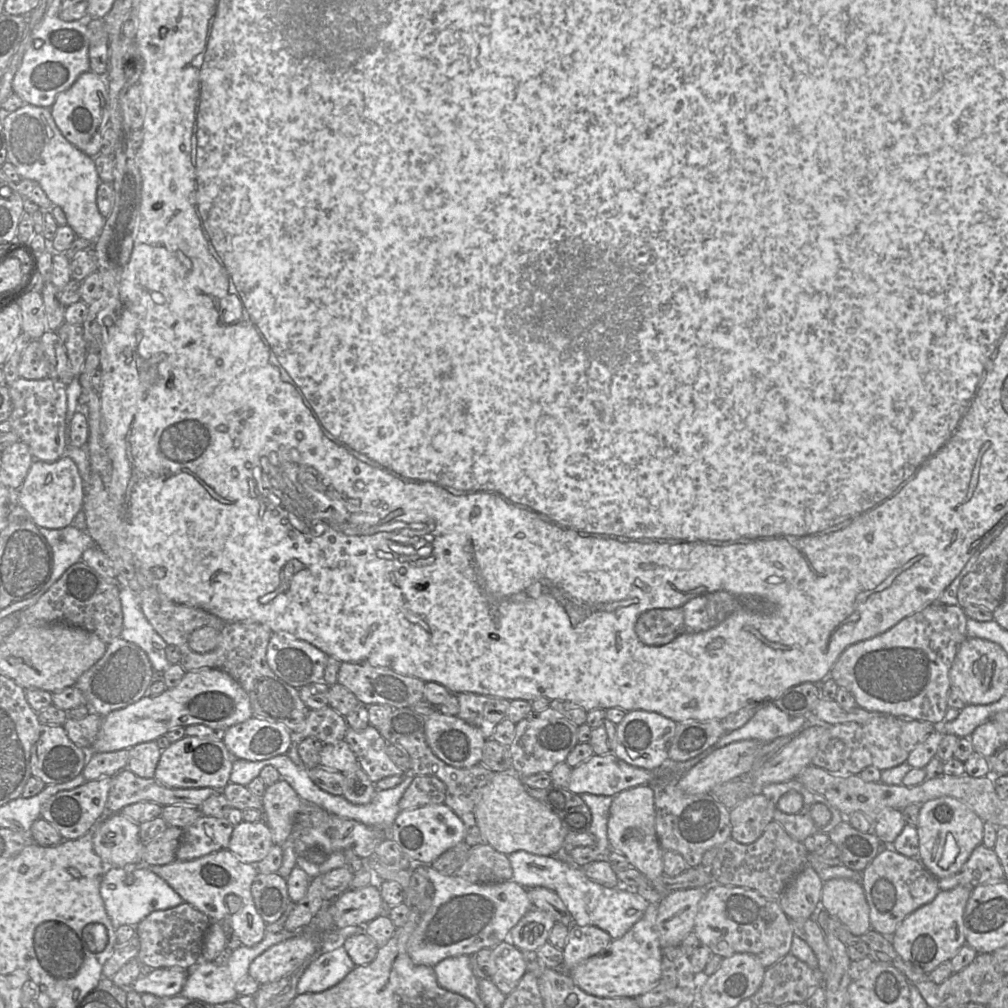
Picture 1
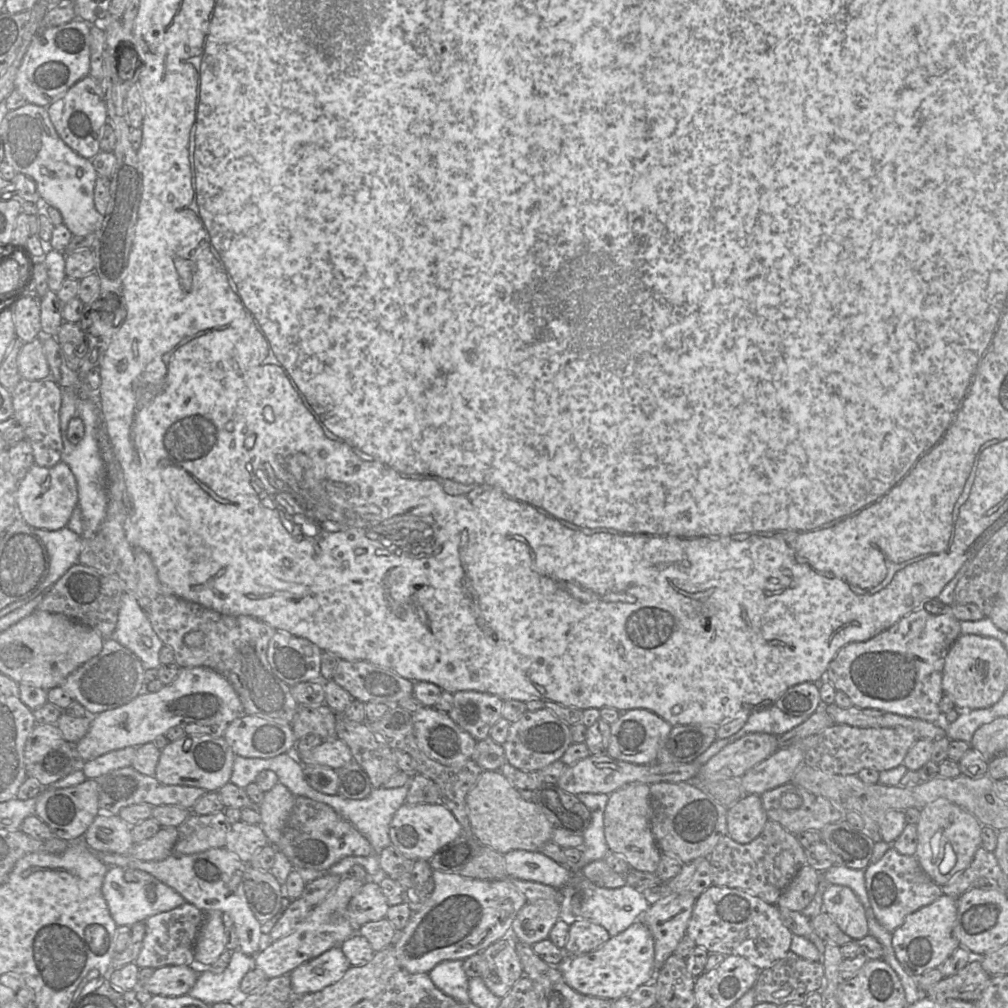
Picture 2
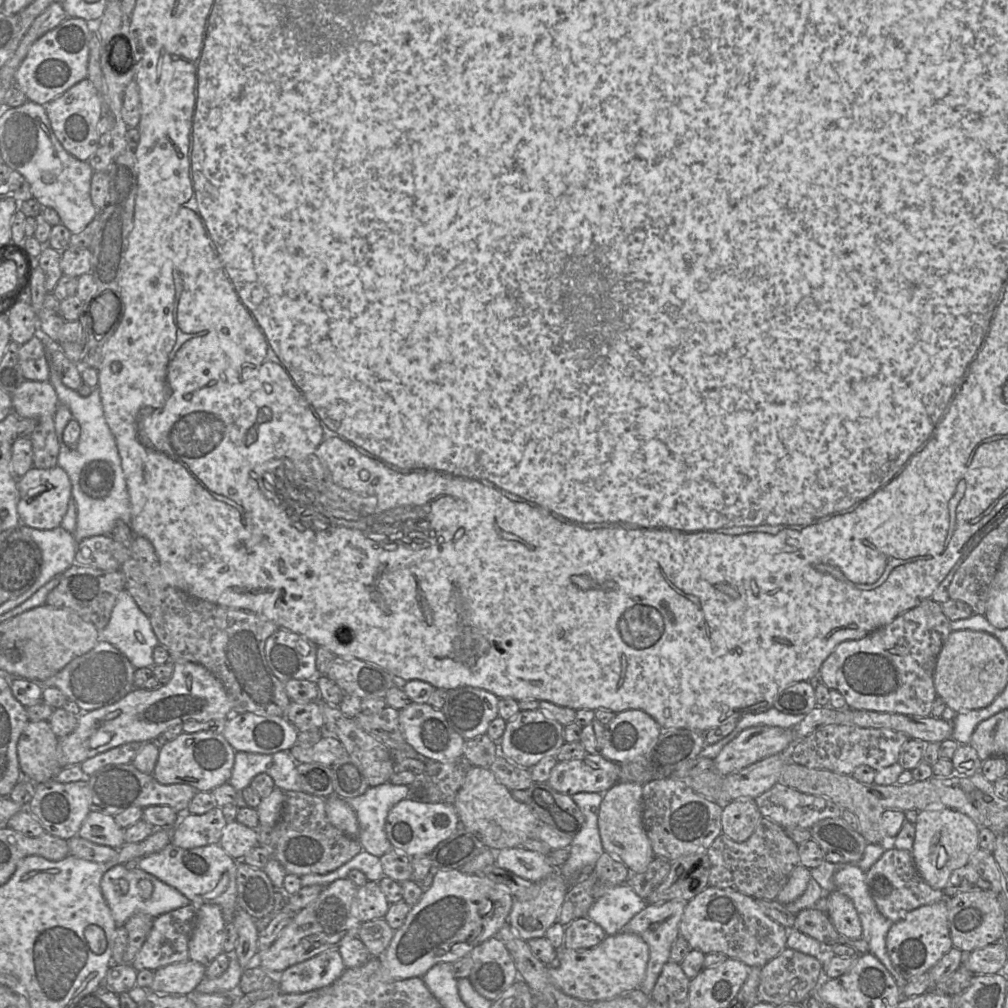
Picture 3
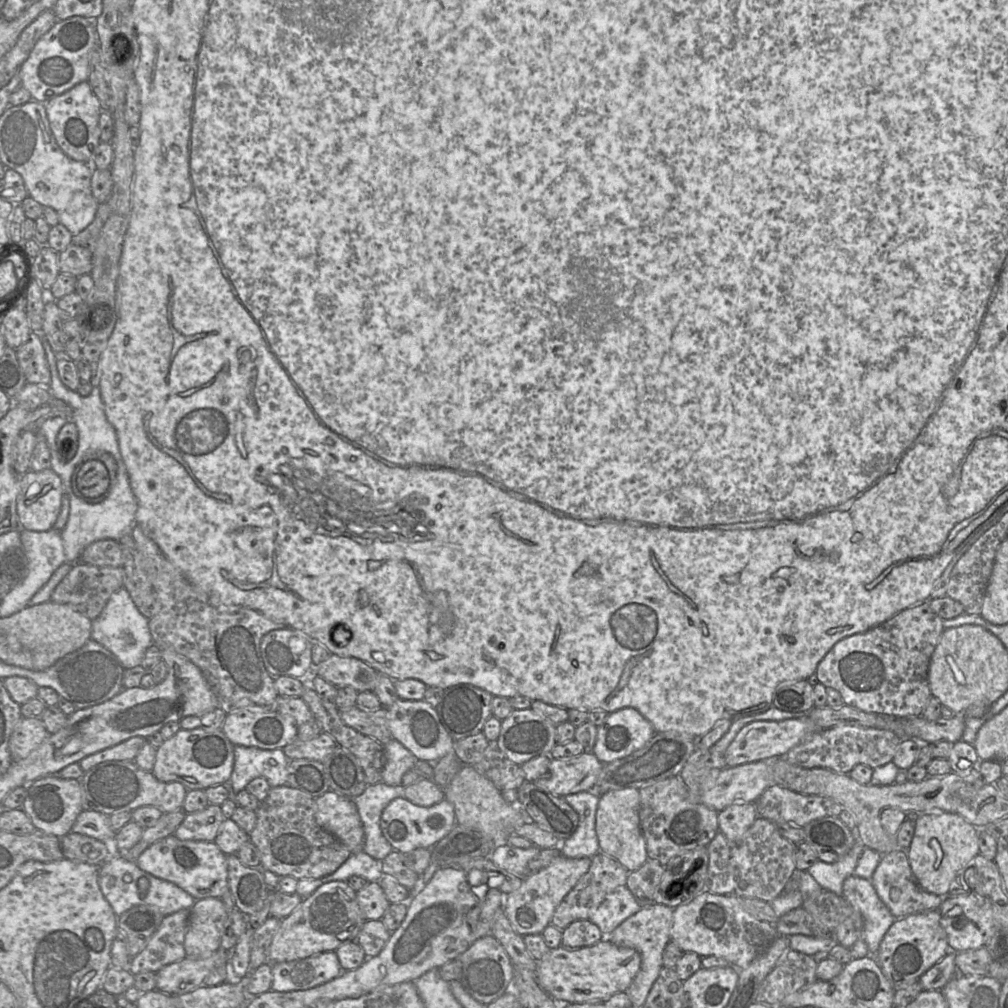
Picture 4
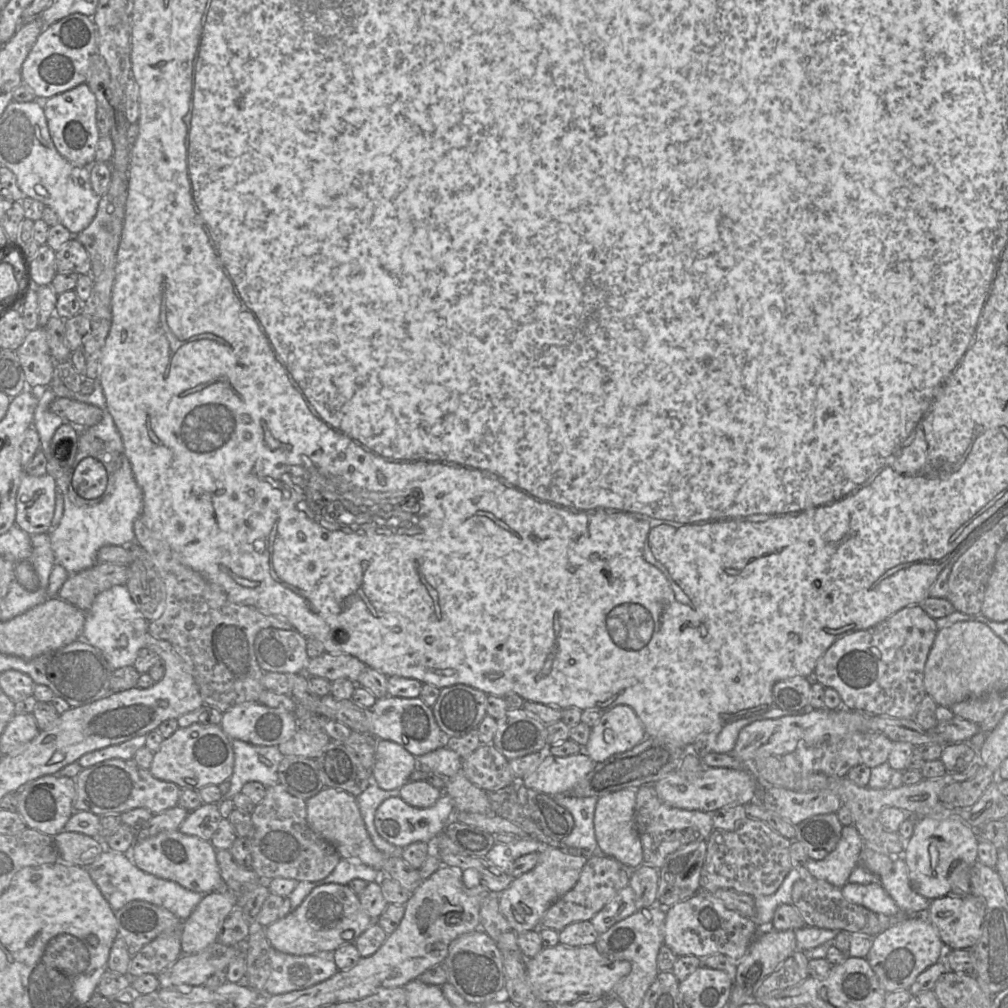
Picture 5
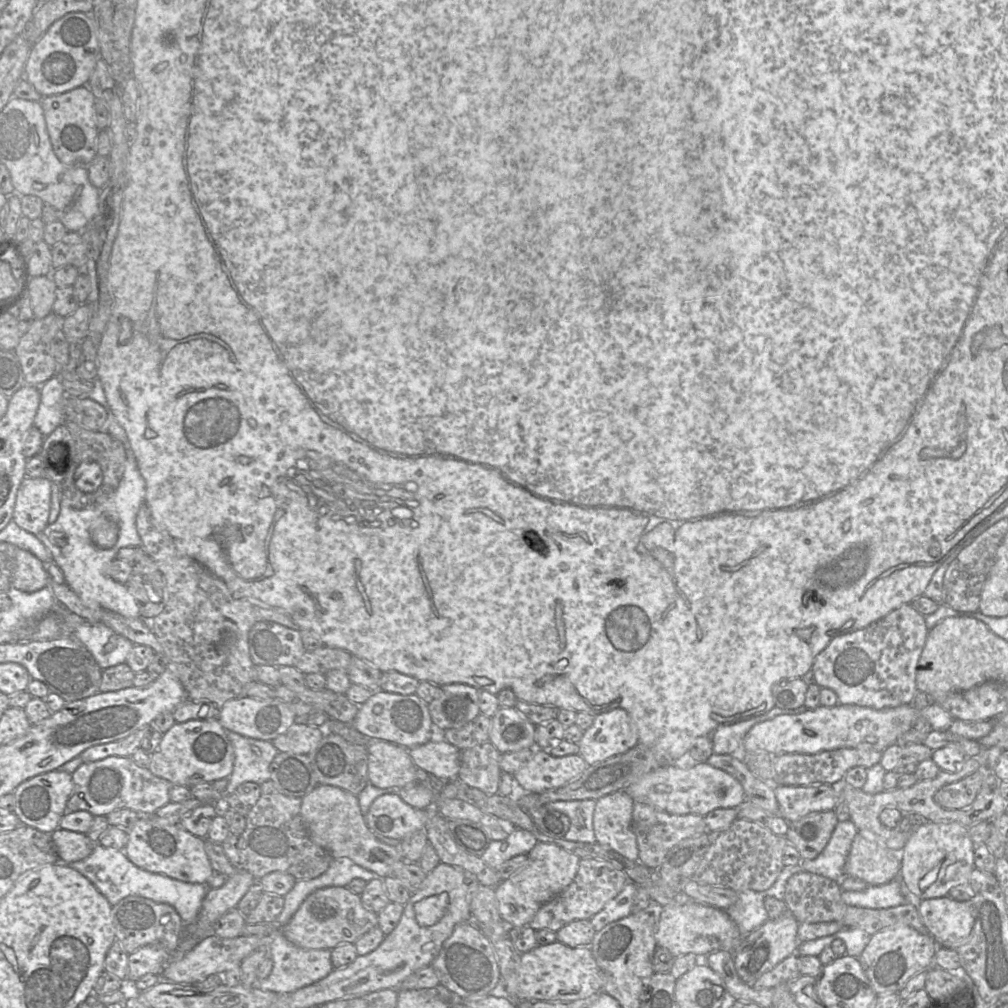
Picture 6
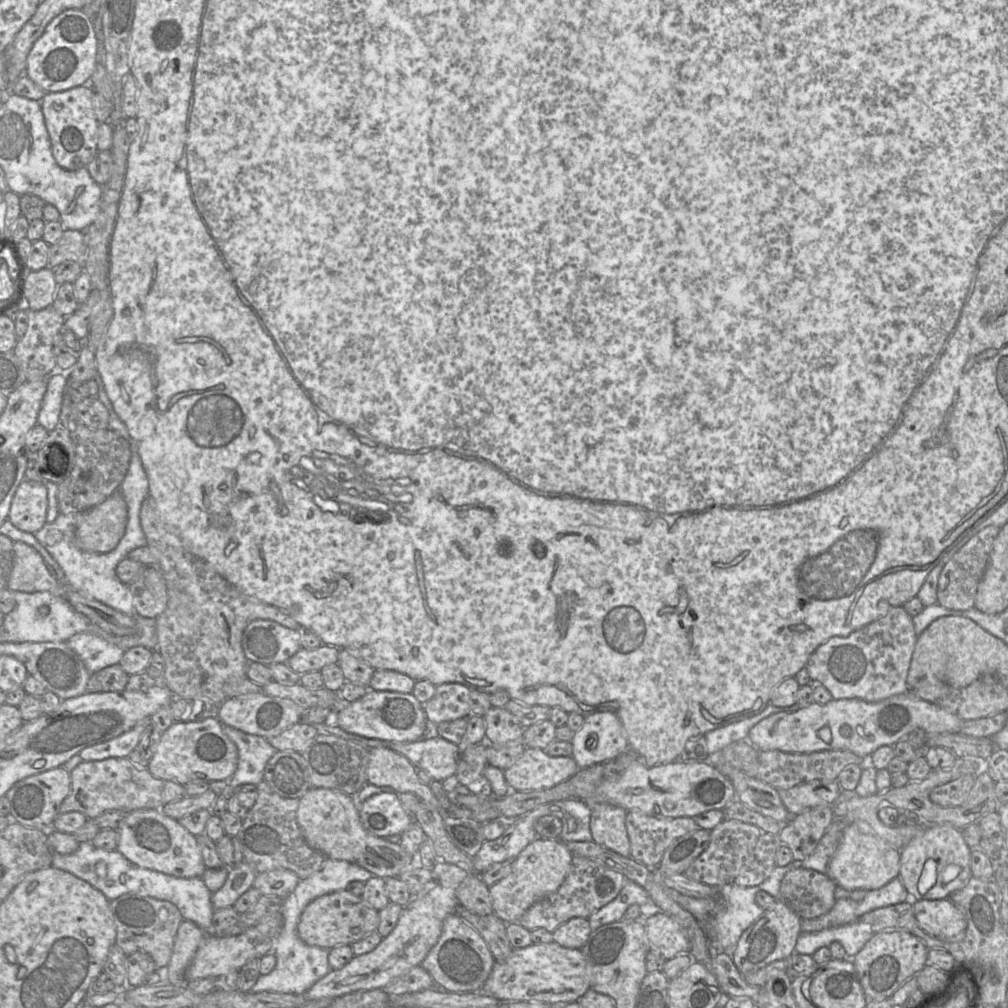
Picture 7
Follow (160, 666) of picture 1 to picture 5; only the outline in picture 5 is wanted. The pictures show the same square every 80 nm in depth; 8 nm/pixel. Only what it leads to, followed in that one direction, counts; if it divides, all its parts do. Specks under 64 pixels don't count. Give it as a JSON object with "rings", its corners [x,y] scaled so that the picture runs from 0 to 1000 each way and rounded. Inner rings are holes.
{"rings":[[[116,580],[95,591],[90,603],[85,607],[83,623],[79,634],[84,635],[99,645],[111,664],[132,661],[138,645],[144,642],[143,630],[148,627],[149,617],[138,606],[126,582],[124,580]]]}

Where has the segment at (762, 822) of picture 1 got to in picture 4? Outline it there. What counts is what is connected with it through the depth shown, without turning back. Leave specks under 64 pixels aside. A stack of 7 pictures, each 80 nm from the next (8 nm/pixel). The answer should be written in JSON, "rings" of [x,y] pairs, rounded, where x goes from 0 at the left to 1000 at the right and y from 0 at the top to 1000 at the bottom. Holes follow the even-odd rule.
{"rings":[[[728,797],[712,806],[713,824],[726,834],[735,833],[751,812],[748,797]]]}

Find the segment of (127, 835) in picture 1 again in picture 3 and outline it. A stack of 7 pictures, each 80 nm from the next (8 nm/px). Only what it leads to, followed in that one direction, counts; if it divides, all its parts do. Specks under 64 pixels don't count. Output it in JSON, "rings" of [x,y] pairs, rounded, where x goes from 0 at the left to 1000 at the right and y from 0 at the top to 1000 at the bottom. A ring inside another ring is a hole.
{"rings":[[[89,805],[81,816],[76,828],[94,837],[109,839],[113,842],[119,842],[124,837],[123,823],[124,822],[121,822],[116,818],[112,810]]]}

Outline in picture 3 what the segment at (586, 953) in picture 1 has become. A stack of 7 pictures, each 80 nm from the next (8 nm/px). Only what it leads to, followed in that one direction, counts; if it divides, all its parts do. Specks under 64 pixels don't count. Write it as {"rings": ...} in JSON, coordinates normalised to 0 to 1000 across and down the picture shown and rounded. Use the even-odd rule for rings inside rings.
{"rings":[[[575,910],[561,919],[560,939],[583,941],[592,938],[600,930],[595,918],[582,910]]]}

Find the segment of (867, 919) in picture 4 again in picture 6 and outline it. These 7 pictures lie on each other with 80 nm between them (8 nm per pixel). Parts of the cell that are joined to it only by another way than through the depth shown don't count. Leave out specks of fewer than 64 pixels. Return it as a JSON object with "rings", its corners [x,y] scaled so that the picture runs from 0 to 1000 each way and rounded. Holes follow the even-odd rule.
{"rings":[[[893,871],[874,878],[863,878],[854,884],[836,884],[834,891],[843,899],[865,902],[888,900],[899,895]]]}

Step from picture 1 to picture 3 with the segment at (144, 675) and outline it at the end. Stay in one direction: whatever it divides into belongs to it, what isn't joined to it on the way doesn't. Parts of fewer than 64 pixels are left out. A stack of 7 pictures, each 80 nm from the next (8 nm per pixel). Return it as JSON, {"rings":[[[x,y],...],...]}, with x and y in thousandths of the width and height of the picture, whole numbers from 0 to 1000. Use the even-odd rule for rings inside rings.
{"rings":[[[98,636],[87,648],[72,654],[61,666],[42,677],[35,677],[43,684],[58,683],[68,695],[74,696],[82,706],[99,703],[115,697],[134,684],[135,664],[114,641]]]}

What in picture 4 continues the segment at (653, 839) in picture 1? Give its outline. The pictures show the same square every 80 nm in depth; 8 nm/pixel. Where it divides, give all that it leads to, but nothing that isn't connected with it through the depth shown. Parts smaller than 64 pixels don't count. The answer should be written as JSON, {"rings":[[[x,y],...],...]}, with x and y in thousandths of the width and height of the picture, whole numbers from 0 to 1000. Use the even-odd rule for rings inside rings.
{"rings":[[[632,782],[605,784],[595,790],[591,806],[595,844],[613,853],[624,865],[634,862],[643,853],[641,833],[635,819],[634,796]]]}

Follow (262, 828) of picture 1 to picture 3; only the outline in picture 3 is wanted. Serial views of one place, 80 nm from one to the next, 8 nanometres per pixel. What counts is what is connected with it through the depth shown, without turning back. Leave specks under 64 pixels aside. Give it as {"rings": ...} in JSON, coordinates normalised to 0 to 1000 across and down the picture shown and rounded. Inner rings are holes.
{"rings":[[[235,814],[225,816],[217,838],[231,852],[240,854],[250,841],[257,838],[256,823]]]}

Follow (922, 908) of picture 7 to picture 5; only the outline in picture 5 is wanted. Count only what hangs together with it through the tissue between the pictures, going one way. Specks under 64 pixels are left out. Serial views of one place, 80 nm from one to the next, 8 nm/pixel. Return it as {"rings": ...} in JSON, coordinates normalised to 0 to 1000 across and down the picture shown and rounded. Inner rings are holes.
{"rings":[[[936,889],[923,894],[918,906],[940,941],[958,941],[974,927],[977,897],[964,889]]]}

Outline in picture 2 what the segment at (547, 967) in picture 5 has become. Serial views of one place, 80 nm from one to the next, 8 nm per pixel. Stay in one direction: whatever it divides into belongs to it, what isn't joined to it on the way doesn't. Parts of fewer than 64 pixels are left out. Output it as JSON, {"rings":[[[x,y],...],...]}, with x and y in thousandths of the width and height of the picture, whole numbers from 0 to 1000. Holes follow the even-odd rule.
{"rings":[[[636,913],[606,930],[594,940],[579,946],[563,947],[554,957],[561,974],[571,983],[594,990],[611,992],[649,973],[649,932]]]}

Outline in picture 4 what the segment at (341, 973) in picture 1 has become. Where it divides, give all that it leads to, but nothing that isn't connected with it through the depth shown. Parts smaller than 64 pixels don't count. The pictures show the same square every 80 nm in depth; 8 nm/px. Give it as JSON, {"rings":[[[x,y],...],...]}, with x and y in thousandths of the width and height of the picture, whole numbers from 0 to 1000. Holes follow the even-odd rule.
{"rings":[[[332,943],[269,957],[269,982],[286,984],[305,982],[335,969],[340,961]]]}

